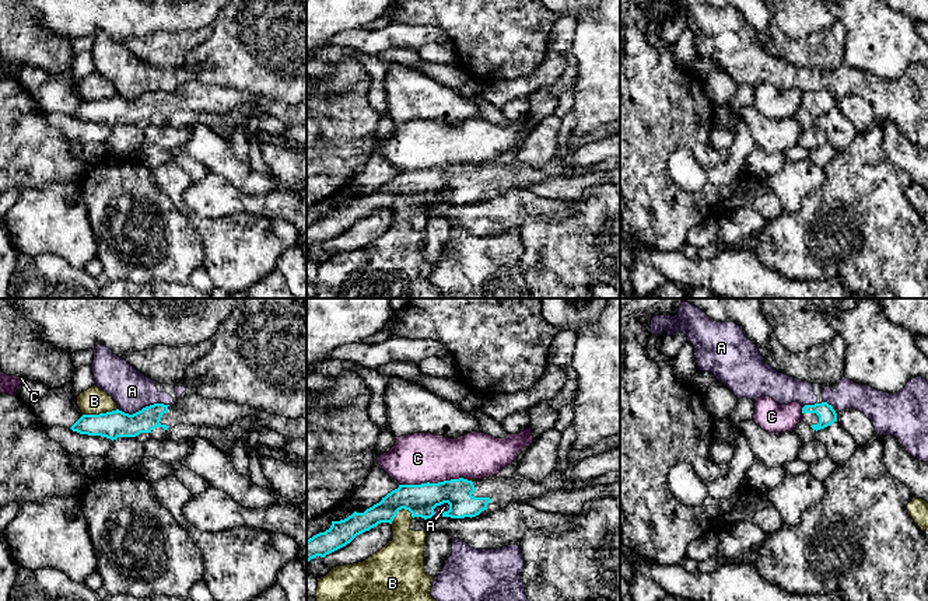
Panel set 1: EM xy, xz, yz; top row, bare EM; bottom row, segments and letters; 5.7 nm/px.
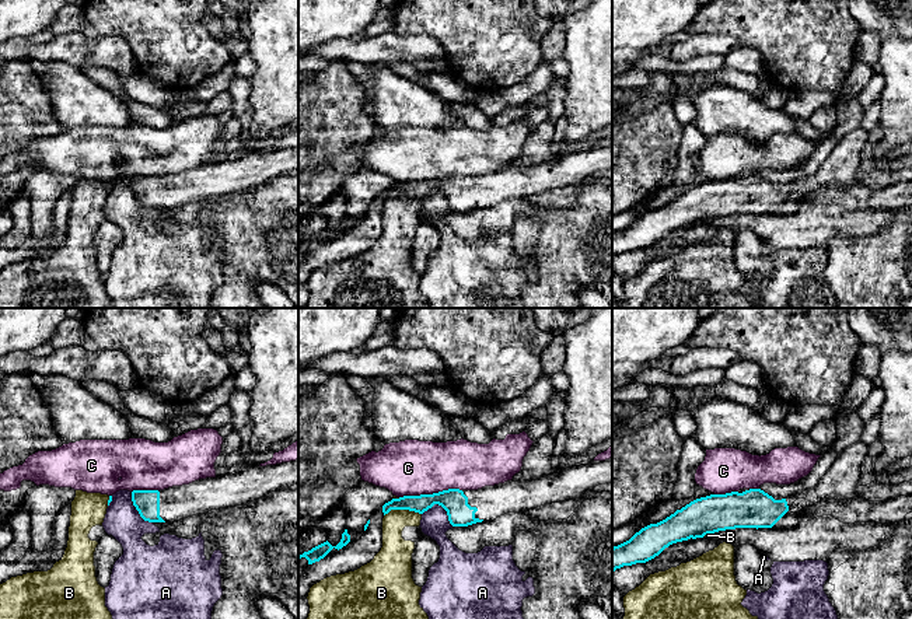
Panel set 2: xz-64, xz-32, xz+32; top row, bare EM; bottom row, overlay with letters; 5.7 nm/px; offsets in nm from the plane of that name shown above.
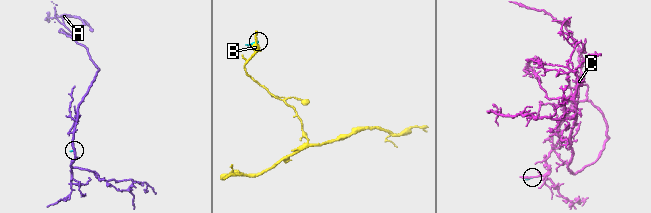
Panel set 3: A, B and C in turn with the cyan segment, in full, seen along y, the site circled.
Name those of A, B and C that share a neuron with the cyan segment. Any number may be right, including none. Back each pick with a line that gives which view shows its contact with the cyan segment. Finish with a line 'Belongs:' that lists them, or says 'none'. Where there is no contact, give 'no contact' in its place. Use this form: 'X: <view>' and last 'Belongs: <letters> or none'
Belongs: none

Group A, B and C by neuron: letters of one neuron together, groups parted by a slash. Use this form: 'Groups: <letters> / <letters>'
Groups: A / B / C

